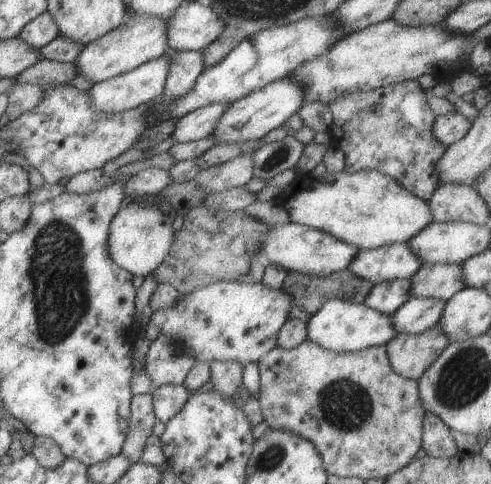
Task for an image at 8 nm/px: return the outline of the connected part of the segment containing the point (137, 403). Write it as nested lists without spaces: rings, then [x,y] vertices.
[[[152,390],[142,395],[134,395],[131,401],[129,432],[123,445],[122,454],[132,463],[141,461],[148,436],[158,422],[153,408]]]

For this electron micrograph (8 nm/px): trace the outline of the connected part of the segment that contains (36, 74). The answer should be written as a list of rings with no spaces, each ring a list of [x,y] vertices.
[[[43,59],[37,64],[24,70],[17,78],[16,83],[31,83],[41,86],[42,83],[70,83],[79,73],[74,63],[60,63]]]

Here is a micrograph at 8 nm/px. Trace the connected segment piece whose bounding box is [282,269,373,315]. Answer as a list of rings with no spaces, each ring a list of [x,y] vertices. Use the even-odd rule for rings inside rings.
[[[349,269],[337,271],[328,275],[306,275],[303,273],[289,272],[283,281],[282,290],[292,296],[294,304],[304,311],[314,315],[329,299],[342,298],[352,303],[364,303],[370,295],[373,285],[358,276]]]

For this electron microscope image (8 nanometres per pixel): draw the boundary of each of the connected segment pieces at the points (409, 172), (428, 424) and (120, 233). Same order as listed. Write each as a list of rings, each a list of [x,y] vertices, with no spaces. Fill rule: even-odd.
[[[408,80],[369,92],[345,91],[333,99],[328,104],[333,115],[333,122],[328,133],[333,145],[345,155],[346,167],[344,170],[357,172],[373,169],[379,171],[396,180],[406,191],[424,202],[429,202],[440,184],[439,173],[435,167],[446,153],[447,147],[441,144],[433,134],[433,125],[437,116],[431,110],[427,96],[428,91],[422,89],[417,80]]]
[[[429,411],[425,412],[421,438],[421,448],[428,457],[450,458],[459,454],[452,430],[444,425],[440,417]]]
[[[128,200],[114,216],[109,229],[109,252],[113,262],[134,277],[146,277],[164,261],[172,249],[175,233],[170,214],[163,214],[156,205],[143,205],[140,200]]]

